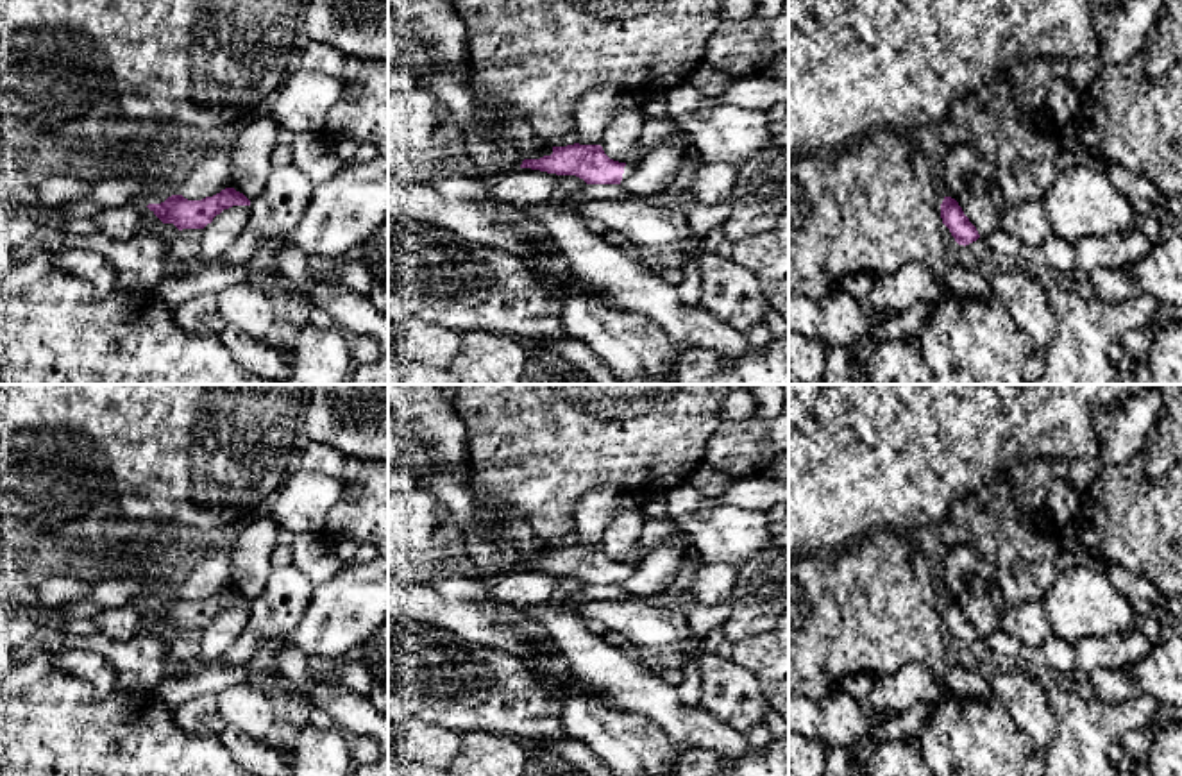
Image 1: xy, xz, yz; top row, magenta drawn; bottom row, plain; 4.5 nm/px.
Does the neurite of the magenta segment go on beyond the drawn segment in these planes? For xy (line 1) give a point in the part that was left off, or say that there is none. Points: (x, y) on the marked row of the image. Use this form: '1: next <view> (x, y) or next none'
1: next none

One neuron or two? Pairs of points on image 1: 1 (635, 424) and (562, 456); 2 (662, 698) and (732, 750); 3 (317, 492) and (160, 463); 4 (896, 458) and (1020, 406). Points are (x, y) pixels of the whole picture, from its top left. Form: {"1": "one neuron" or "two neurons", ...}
{"1": "one neuron", "2": "one neuron", "3": "two neurons", "4": "one neuron"}

